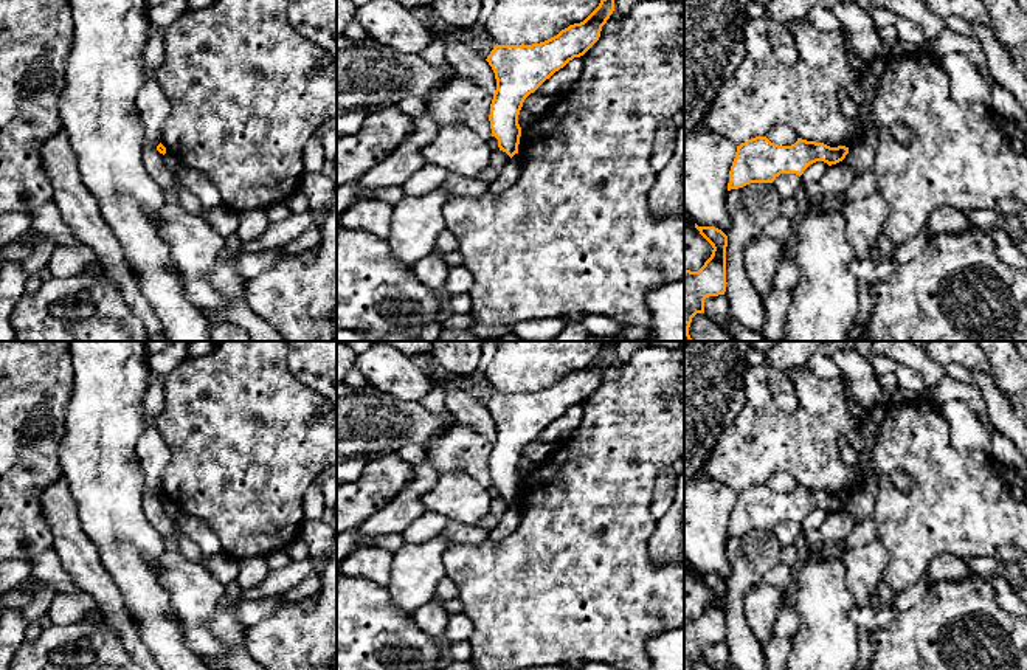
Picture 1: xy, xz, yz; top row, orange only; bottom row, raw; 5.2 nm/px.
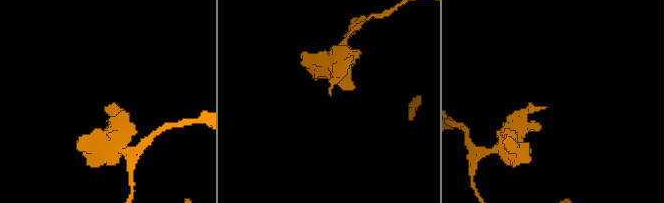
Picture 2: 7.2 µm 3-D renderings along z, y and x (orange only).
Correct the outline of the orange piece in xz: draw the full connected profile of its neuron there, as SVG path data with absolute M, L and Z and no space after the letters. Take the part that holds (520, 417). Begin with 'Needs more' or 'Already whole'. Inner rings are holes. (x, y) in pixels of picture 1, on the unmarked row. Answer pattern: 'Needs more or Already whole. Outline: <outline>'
Already whole. Outline: M608 341L583 369L569 372L545 389L532 392L496 391L487 403L486 408L496 427L489 462L492 484L498 487L500 498L510 506L518 501L521 484L518 462L524 447L599 388L602 374L614 358L614 344L614 341Z

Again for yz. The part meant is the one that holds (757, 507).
Already whole. Outline: M756 484L737 493L728 538L749 530L773 530L780 521L801 524L810 512L824 509L832 513L842 509L847 501L849 495L845 493L830 495L802 485L791 493L779 493L766 484Z

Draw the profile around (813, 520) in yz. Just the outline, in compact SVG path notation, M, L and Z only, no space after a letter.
M816 509L810 512L801 523L802 532L818 530L827 516L828 516L828 512L824 509Z

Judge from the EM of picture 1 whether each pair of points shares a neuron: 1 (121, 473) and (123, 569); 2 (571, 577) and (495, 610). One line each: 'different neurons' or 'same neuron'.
1: same neuron
2: same neuron

